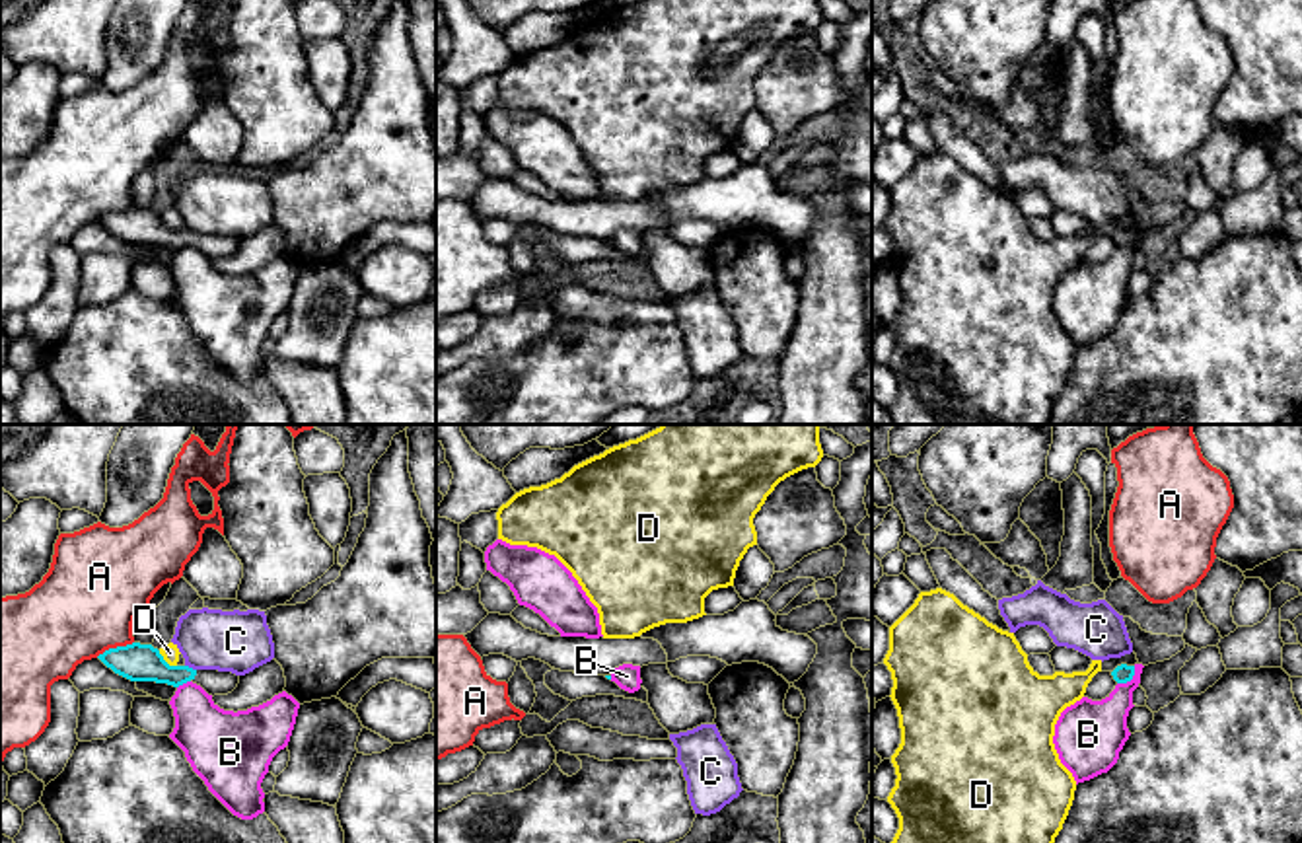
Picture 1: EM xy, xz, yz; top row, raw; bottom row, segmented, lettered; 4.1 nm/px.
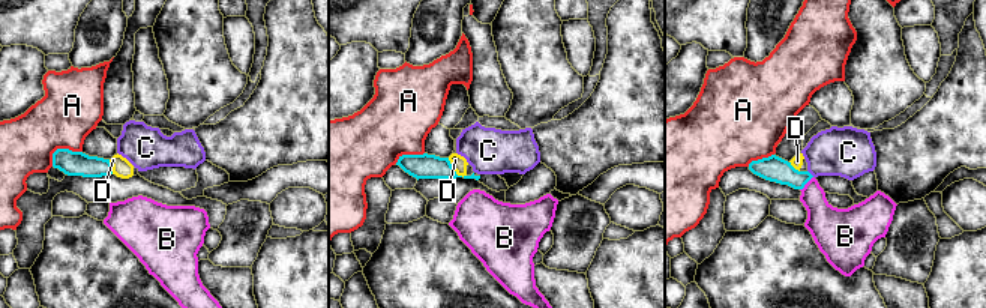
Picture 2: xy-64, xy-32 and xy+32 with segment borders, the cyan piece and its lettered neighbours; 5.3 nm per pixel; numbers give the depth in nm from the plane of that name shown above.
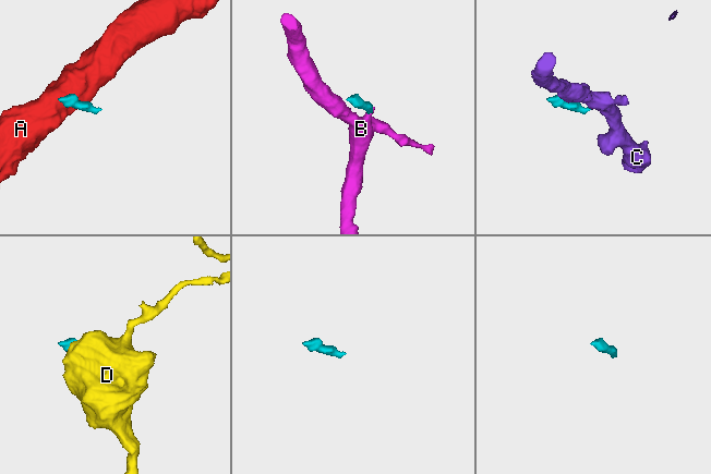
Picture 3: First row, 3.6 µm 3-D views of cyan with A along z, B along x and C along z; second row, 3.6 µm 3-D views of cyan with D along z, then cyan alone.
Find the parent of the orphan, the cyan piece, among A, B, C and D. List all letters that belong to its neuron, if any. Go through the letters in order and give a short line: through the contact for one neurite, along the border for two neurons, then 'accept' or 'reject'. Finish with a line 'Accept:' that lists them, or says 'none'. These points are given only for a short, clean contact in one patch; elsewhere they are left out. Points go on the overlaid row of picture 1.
A: line xy (133, 641), (109, 647), (96, 657); reject
B: line yz (1135, 666), (1135, 674), (1118, 684); reject
C: line xy (185, 664), (195, 670); reject
D: line xy (158, 651), (176, 666); reject
Accept: none

